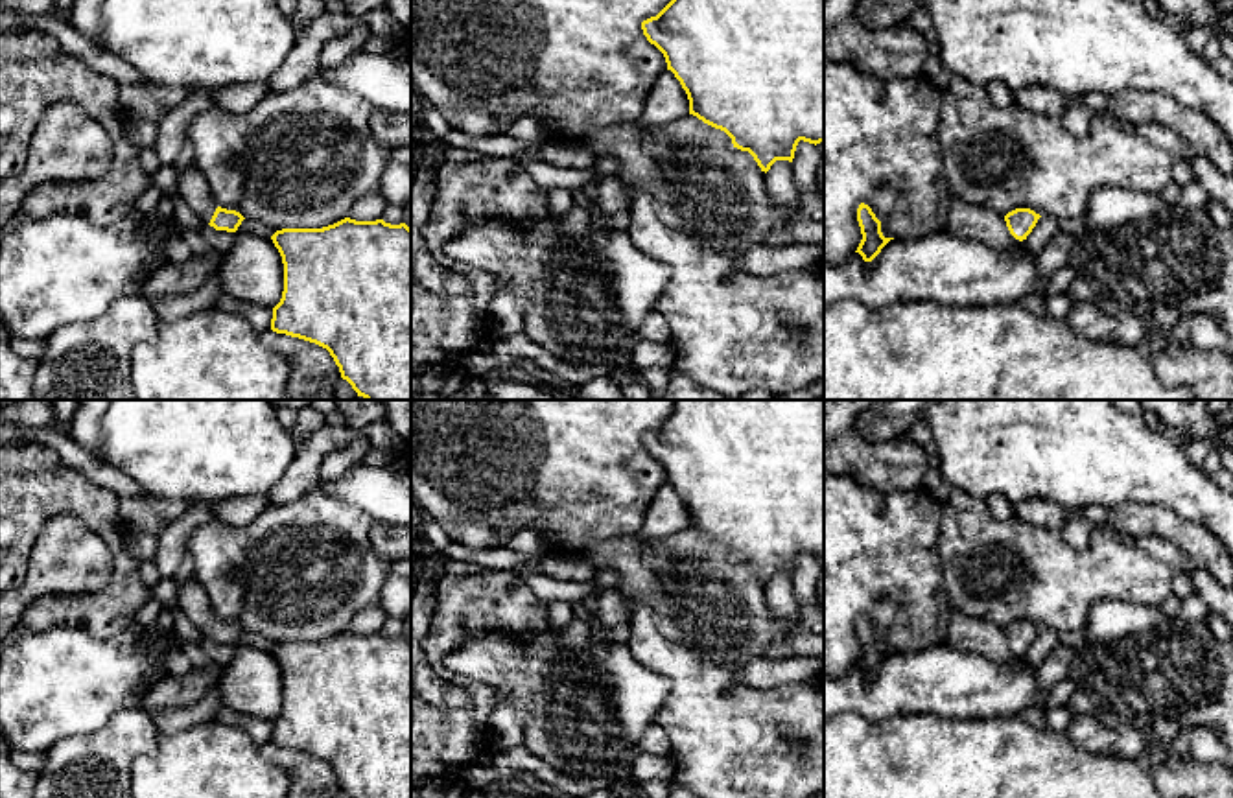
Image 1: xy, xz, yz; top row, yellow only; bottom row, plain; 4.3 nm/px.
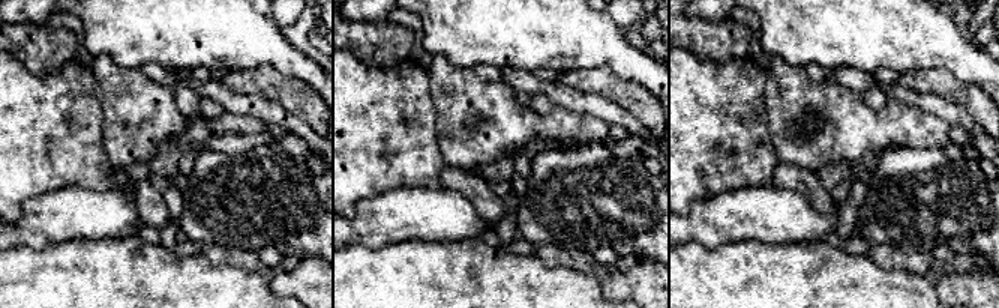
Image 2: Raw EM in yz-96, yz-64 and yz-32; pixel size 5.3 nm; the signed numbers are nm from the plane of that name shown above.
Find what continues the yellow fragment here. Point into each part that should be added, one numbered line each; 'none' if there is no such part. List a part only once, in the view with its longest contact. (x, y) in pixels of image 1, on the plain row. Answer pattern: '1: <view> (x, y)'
1: xy (192, 601)

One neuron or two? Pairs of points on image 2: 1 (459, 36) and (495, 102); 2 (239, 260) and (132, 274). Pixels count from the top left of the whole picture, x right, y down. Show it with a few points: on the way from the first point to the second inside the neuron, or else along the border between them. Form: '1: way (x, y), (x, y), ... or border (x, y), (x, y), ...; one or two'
1: border (438, 53), (456, 66), (471, 68); two
2: border (203, 253), (213, 265), (236, 265), (246, 271); two

